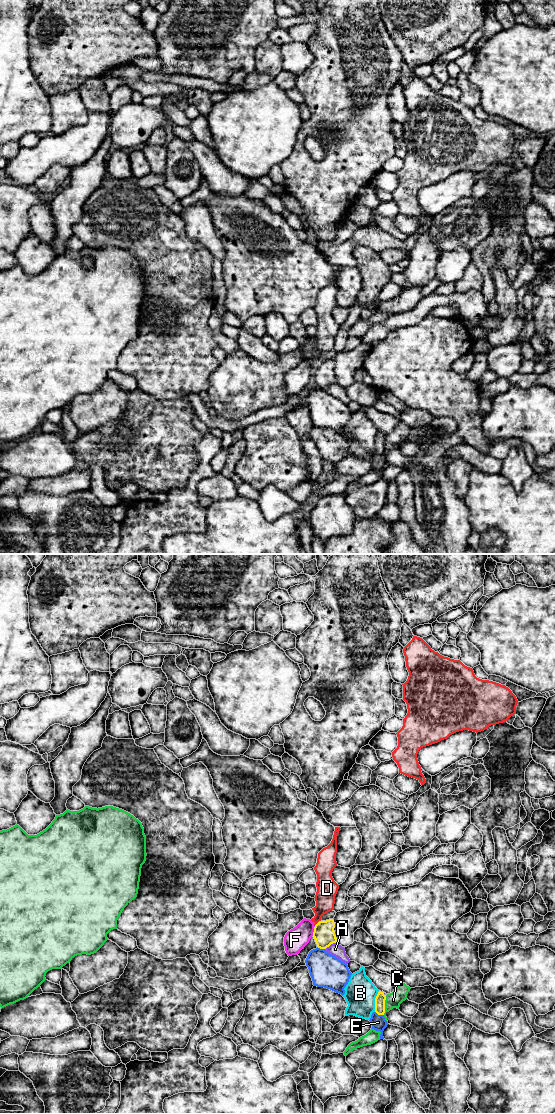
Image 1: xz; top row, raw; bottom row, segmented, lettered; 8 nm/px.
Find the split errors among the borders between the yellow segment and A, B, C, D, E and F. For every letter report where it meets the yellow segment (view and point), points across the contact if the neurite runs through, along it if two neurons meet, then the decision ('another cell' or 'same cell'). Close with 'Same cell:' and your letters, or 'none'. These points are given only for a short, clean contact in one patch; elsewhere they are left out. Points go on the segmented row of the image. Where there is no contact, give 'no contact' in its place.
A: contact xz (330, 944); another cell
B: contact xz (375, 1001); another cell
C: contact xz (384, 1005); border xz (386, 995), (385, 1012), (383, 1014); another cell
D: contact xz (318, 922); border xz (320, 920), (314, 925); another cell
E: contact xz (379, 1014); another cell
F: contact xz (314, 931); border xz (315, 926), (312, 935); another cell
Same cell: none

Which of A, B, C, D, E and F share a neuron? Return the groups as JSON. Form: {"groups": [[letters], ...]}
{"groups": [["A"], ["B"], ["C"], ["D", "F"], ["E"]]}

